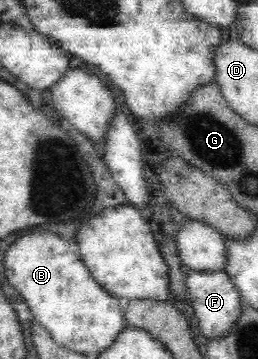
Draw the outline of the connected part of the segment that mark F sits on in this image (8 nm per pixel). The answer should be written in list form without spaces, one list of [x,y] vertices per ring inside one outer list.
[[[190,269],[186,272],[184,284],[202,334],[208,339],[225,335],[238,318],[239,306],[242,302],[241,296],[235,291],[225,271]]]

